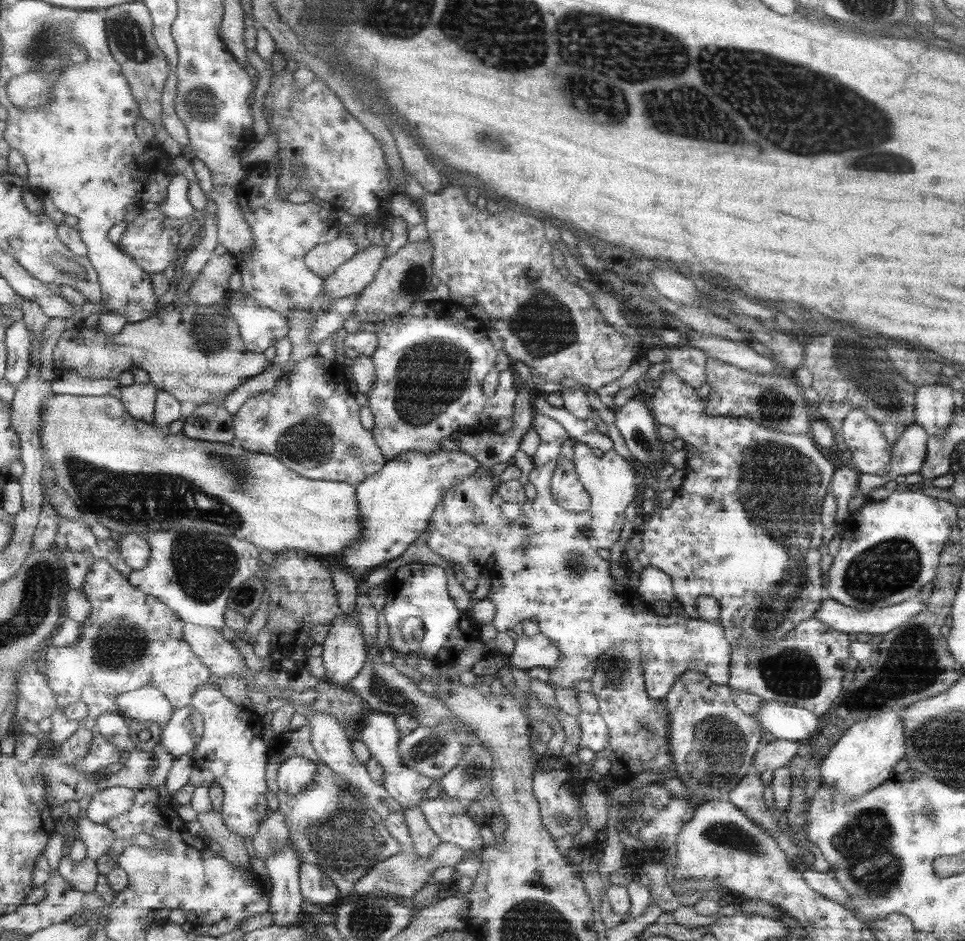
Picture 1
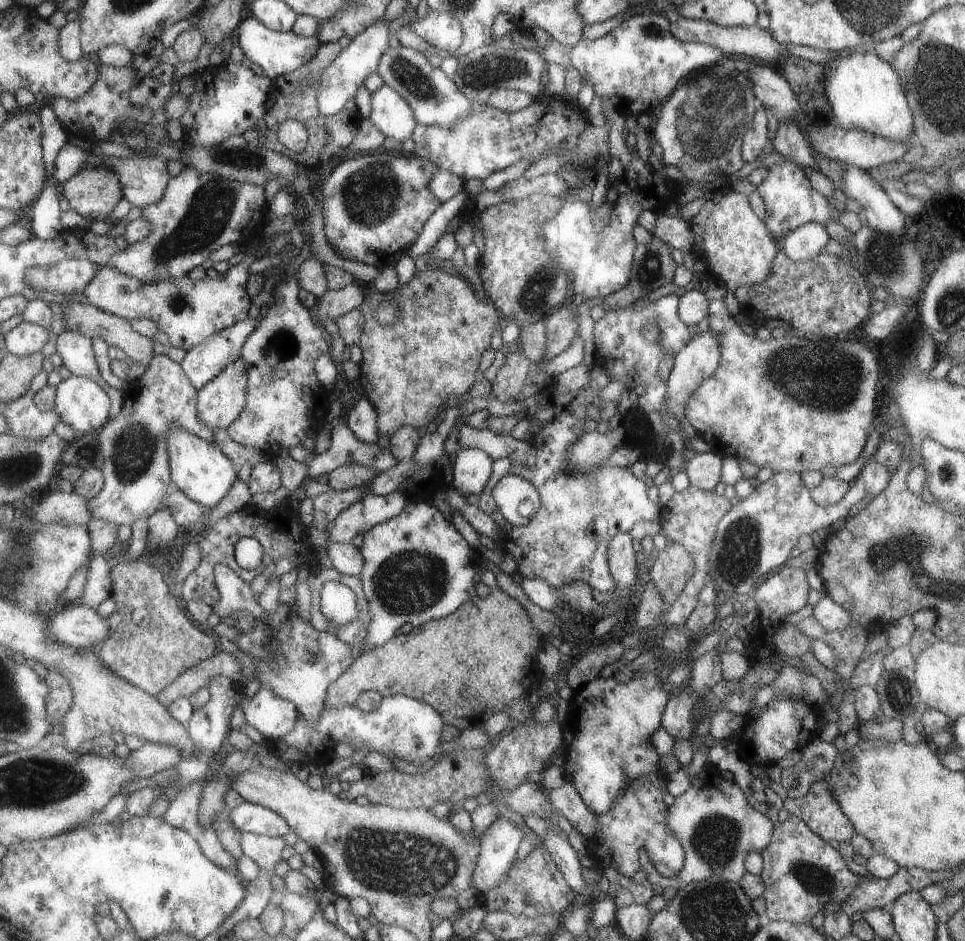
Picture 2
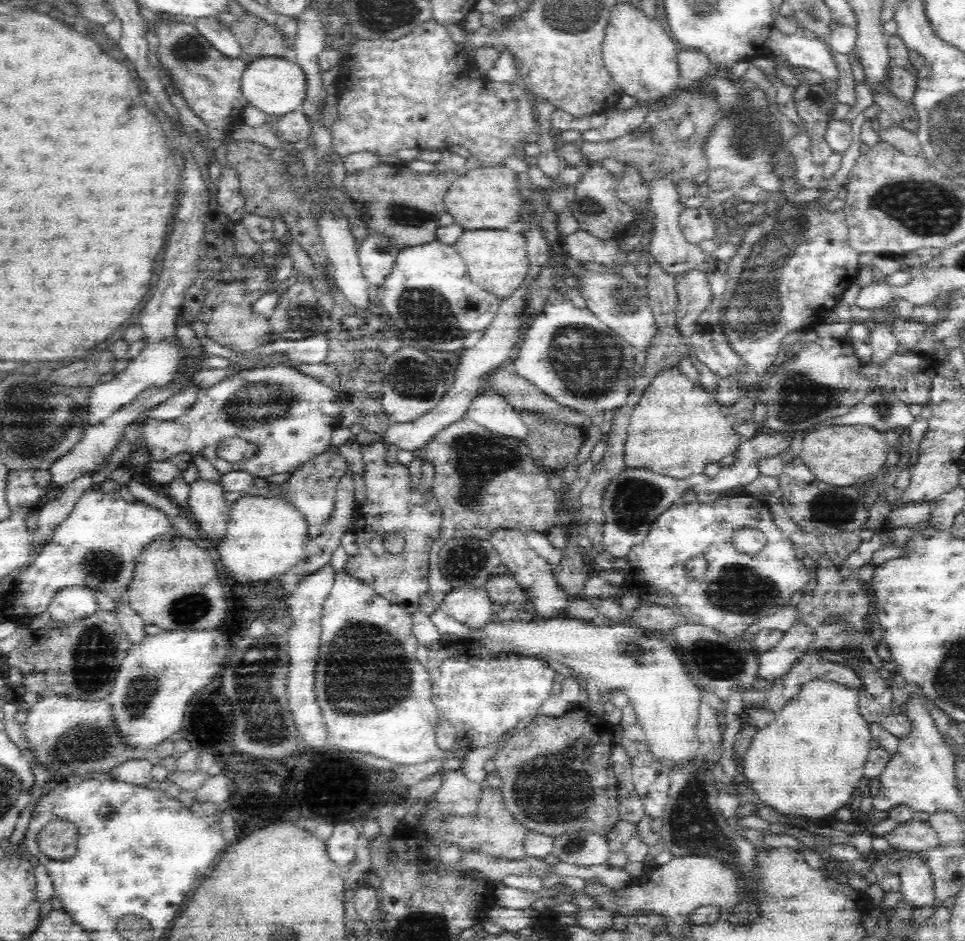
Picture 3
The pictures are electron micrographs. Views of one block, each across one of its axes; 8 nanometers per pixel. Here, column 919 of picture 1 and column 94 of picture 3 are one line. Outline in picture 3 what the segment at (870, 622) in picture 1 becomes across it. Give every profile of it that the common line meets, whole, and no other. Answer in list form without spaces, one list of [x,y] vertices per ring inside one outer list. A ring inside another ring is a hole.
[[[73,586],[61,590],[50,600],[48,612],[56,622],[74,622],[90,616],[98,610],[96,594],[82,586]]]

